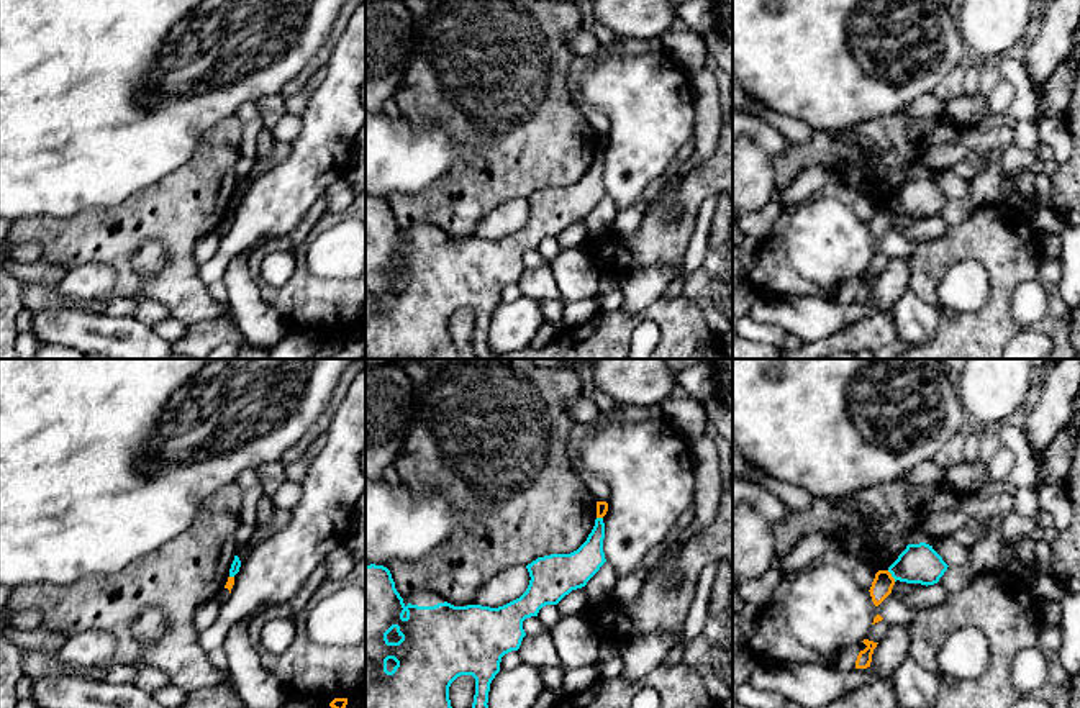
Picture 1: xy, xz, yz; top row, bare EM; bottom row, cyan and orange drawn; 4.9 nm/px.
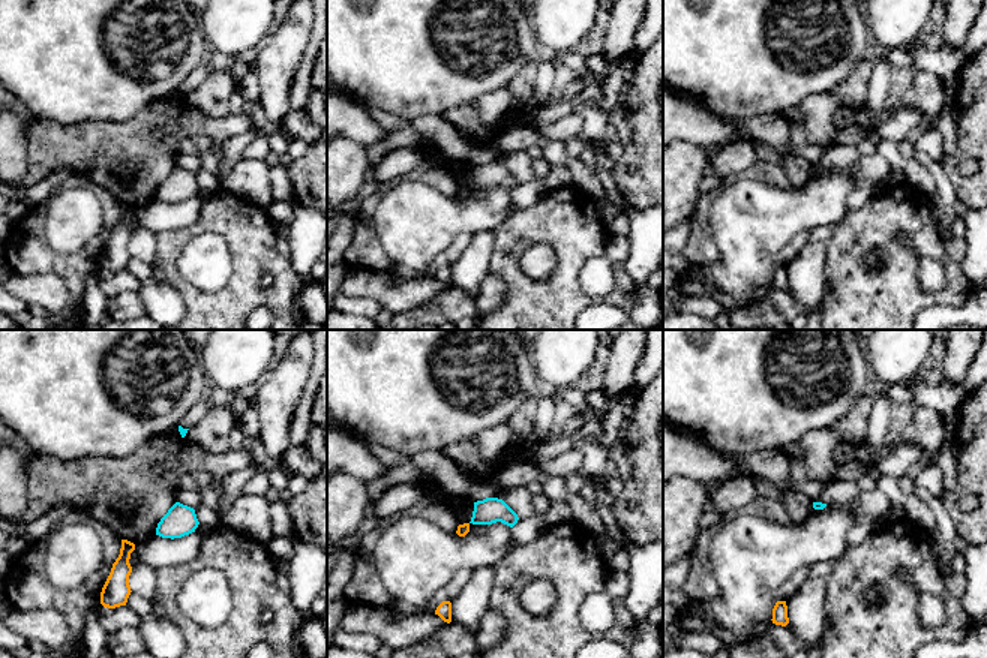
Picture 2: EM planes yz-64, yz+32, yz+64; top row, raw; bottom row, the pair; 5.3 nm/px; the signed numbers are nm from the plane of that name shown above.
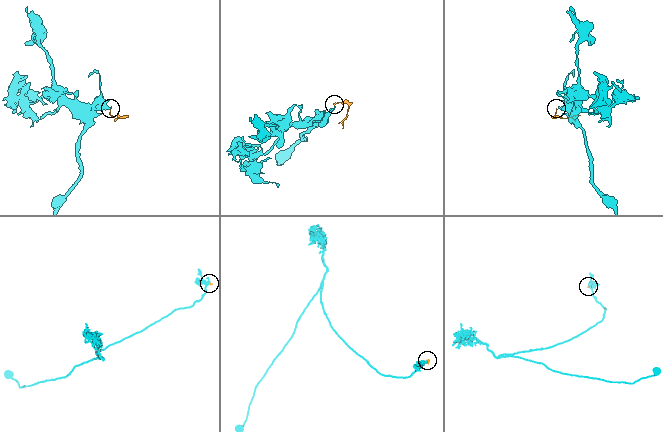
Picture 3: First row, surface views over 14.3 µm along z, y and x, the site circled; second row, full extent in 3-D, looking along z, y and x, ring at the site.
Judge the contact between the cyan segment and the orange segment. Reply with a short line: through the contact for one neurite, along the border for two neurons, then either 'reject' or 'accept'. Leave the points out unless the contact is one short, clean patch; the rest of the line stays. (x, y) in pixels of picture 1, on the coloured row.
line yz (887, 571), (895, 580); reject

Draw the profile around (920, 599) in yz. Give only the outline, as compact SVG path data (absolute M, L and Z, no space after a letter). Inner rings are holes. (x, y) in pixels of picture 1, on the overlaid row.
M896 580L895 592L916 613L934 608L944 603L949 597L949 592L939 583L928 587L914 587L913 583Z

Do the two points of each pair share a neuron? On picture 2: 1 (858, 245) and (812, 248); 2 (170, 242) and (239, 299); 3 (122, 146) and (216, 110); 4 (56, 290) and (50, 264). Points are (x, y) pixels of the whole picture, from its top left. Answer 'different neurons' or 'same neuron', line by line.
1: different neurons
2: same neuron
3: different neurons
4: different neurons

